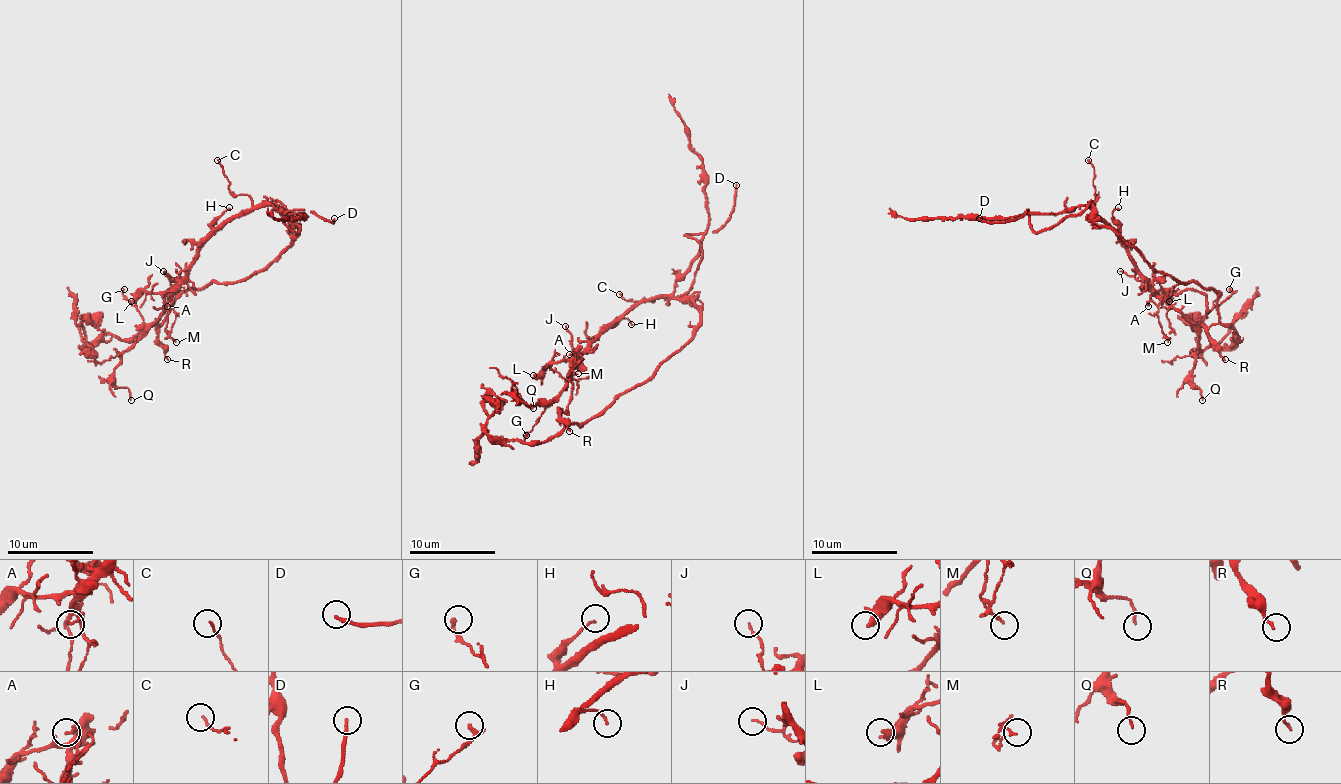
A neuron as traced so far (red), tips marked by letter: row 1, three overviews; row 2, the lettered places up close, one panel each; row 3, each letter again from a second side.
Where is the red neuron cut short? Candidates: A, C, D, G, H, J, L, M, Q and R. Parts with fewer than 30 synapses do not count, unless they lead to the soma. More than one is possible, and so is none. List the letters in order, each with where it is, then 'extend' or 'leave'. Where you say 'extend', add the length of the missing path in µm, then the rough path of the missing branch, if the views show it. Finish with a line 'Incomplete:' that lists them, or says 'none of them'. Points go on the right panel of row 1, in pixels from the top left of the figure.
A: (1148, 306) | leave
C: (1088, 160) | leave
D: (979, 218) | extend | 4 µm | (979, 218), (957, 216), (957, 209)
G: (1229, 289) | leave
H: (1118, 207) | leave
J: (1120, 271) | leave
L: (1169, 301) | leave
M: (1167, 342) | leave
Q: (1202, 400) | leave
R: (1225, 359) | leave
Incomplete: D

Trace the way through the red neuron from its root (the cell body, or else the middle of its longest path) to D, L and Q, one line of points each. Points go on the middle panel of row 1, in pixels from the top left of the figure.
D: (674, 354), (700, 320), (694, 300), (674, 296), (674, 283), (698, 253), (702, 234), (728, 219), (736, 185)
L: (674, 354), (700, 320), (698, 305), (653, 296), (634, 305), (569, 360), (548, 363), (533, 375)
Q: (674, 354), (582, 423), (563, 427), (559, 420), (571, 397), (571, 373), (544, 403), (516, 397), (533, 408)

